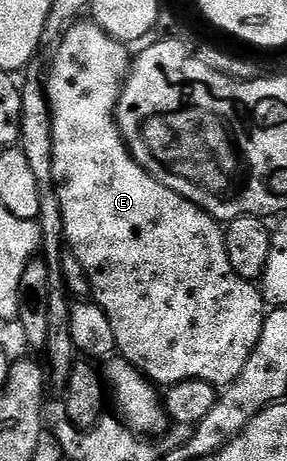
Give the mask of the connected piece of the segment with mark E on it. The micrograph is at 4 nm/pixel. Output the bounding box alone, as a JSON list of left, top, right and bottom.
[43,20,266,388]

